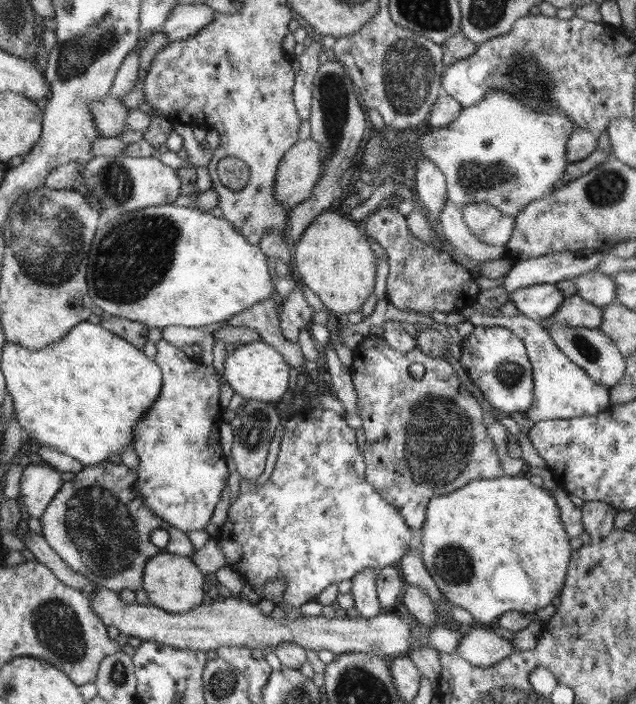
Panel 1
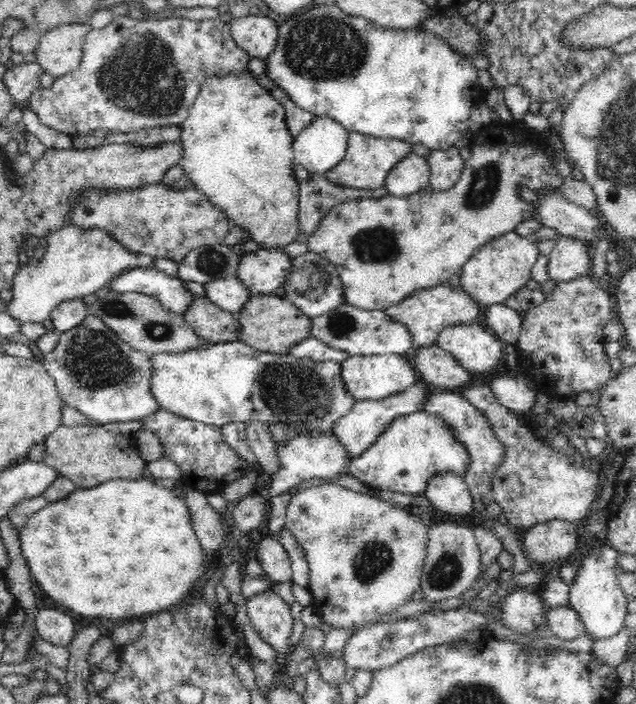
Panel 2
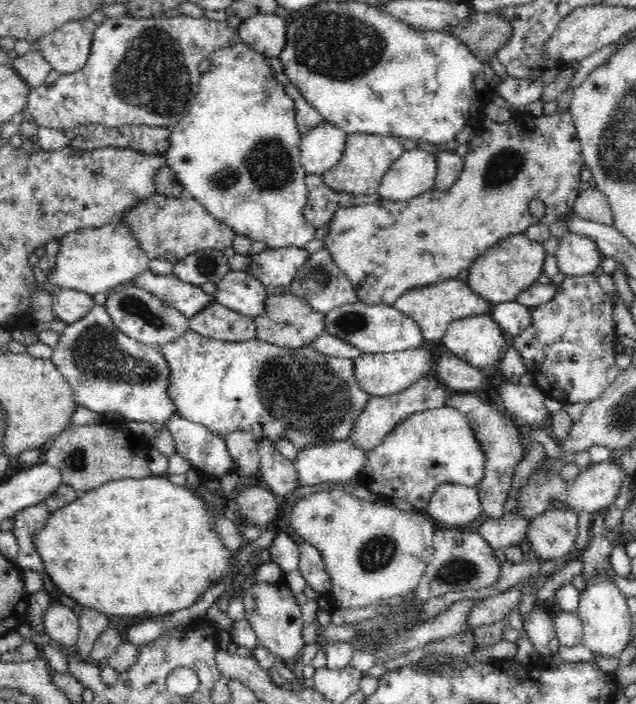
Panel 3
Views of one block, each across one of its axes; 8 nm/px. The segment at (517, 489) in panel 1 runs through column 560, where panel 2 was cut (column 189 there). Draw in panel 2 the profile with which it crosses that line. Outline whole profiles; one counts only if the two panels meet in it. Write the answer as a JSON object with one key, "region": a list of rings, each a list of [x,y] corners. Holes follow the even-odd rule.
{"region":[[[148,476],[136,480],[114,479],[87,489],[77,487],[66,498],[49,502],[42,510],[37,510],[31,514],[25,525],[19,530],[19,539],[24,559],[26,559],[26,564],[32,572],[32,580],[38,584],[38,588],[42,588],[44,595],[58,606],[62,606],[70,612],[76,612],[87,619],[138,619],[148,613],[158,613],[160,610],[178,606],[190,594],[192,588],[209,579],[215,568],[211,552],[204,550],[196,538],[189,510],[183,497],[174,489],[170,490],[156,485],[154,479]]]}

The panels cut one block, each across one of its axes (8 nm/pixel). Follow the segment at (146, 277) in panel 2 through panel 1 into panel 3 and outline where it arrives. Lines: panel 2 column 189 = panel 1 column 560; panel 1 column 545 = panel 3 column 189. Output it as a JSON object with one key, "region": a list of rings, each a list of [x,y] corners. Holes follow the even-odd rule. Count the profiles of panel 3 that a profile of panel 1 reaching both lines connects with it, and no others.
{"region":[[[146,270],[133,279],[134,285],[144,288],[160,298],[164,304],[176,308],[187,319],[196,316],[214,294],[206,294],[200,286],[180,280],[176,275],[160,276]]]}

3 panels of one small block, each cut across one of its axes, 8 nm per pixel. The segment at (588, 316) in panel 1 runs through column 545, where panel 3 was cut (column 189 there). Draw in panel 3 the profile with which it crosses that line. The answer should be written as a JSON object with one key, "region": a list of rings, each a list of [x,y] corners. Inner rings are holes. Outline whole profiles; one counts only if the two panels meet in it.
{"region":[[[216,300],[208,302],[204,310],[189,319],[189,328],[204,337],[226,342],[256,339],[253,317],[237,313]]]}

